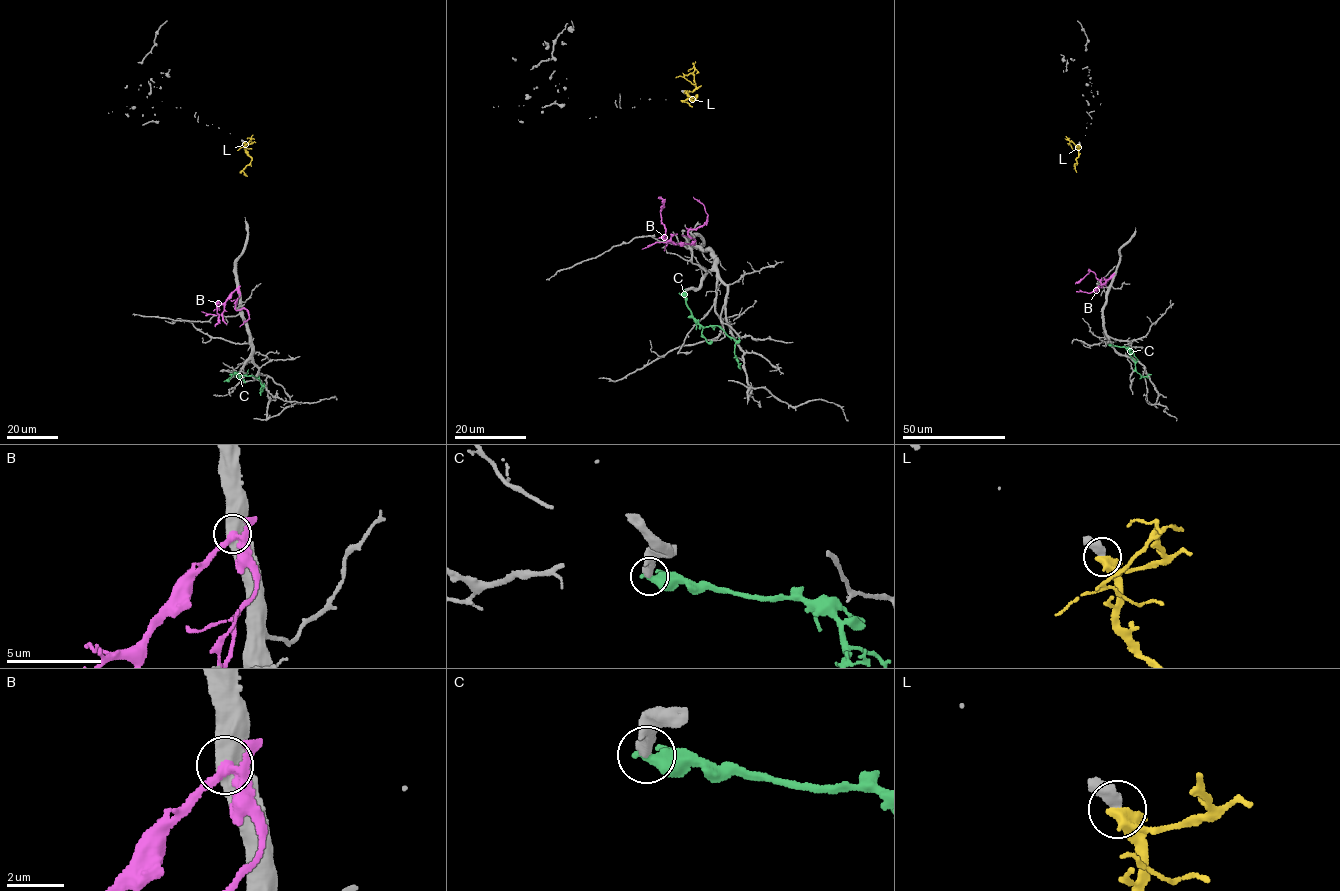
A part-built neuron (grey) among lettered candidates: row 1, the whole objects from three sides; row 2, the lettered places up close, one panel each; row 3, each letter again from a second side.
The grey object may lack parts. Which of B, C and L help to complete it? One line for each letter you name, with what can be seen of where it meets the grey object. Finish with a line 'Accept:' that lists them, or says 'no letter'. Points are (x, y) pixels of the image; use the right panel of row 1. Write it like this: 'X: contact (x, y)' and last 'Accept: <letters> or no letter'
Accept: no letter

